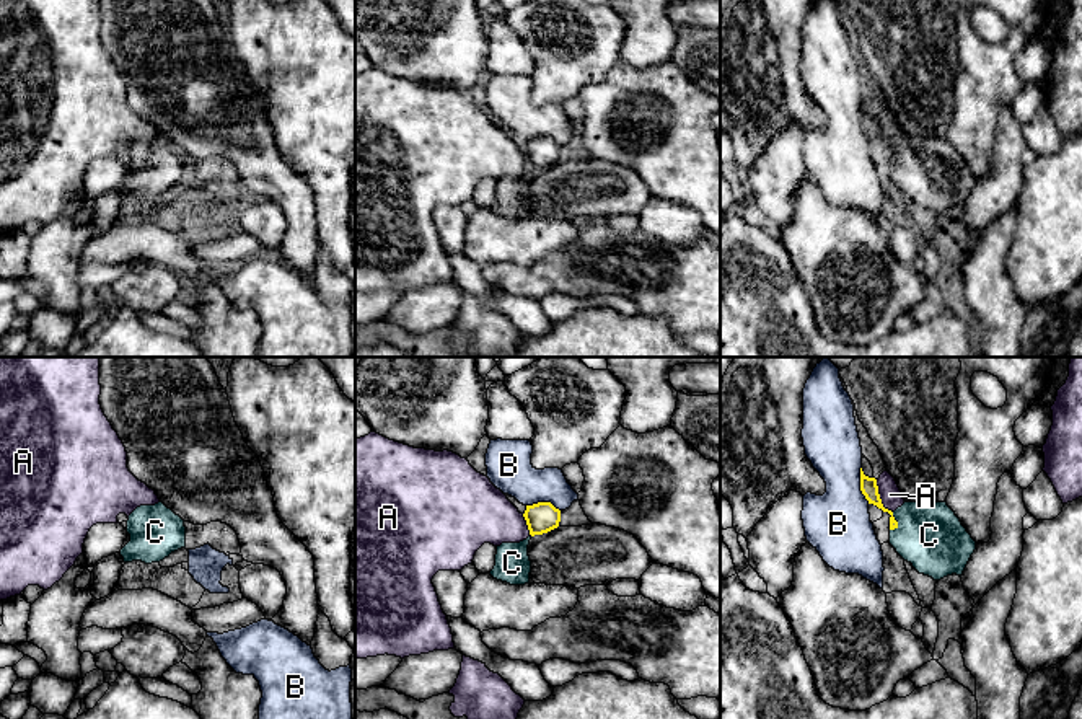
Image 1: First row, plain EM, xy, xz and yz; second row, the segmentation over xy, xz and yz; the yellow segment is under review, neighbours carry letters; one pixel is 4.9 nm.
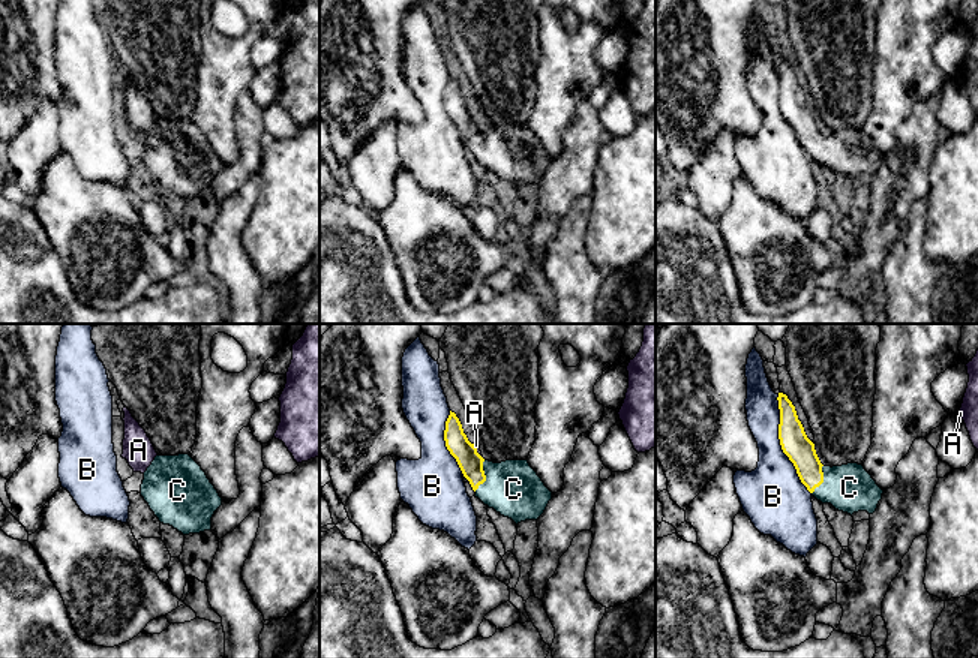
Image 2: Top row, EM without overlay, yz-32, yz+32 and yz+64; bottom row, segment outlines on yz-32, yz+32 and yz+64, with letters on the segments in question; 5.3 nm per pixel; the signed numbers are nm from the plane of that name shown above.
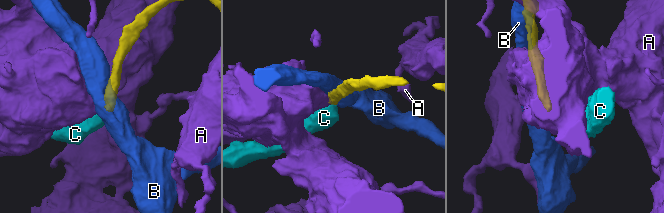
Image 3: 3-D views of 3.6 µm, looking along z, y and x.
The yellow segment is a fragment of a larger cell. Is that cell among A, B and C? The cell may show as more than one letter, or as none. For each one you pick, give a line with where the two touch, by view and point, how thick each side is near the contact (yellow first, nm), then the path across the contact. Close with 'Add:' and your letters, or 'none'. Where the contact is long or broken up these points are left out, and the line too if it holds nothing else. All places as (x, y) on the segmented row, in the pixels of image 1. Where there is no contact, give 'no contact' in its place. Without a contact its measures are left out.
C: meets yellow in yz at (897, 522); 90 nm thick on the yellow side, 320 nm on the other; runs through yz (869, 488), (877, 502), (897, 522), (906, 522), (929, 535)
Add: C

